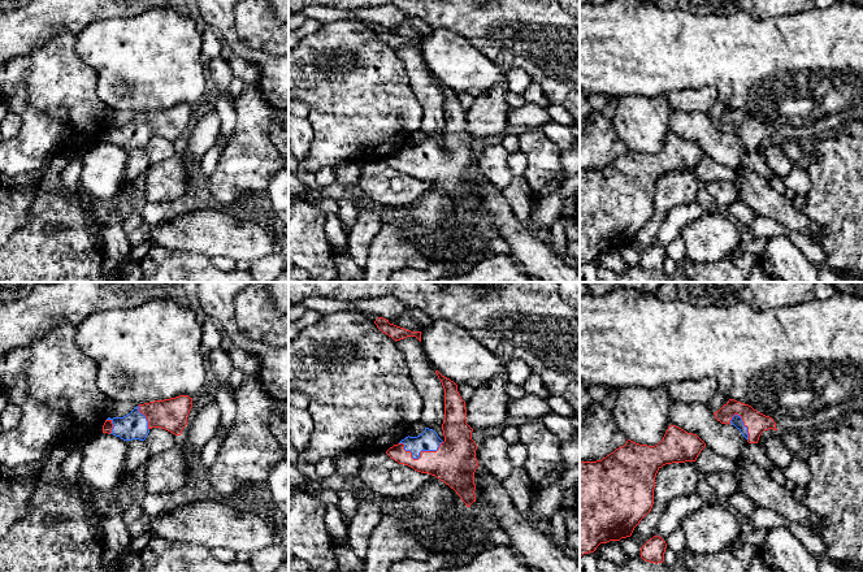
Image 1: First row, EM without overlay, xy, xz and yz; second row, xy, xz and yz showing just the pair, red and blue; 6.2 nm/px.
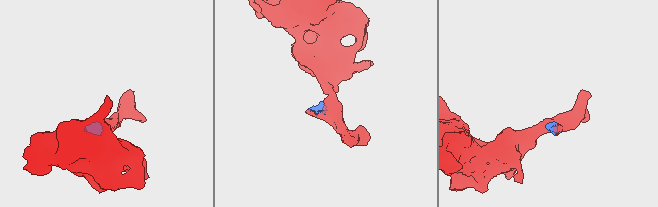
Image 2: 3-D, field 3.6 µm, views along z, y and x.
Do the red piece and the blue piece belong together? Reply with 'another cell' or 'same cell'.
same cell

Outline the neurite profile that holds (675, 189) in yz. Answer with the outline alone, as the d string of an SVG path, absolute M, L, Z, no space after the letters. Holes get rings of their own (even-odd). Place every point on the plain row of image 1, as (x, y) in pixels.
M695 170L672 172L659 177L655 186L652 217L634 237L630 246L643 255L655 244L655 238L668 212L678 205L695 203L698 188L699 181Z

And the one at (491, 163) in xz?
M498 140L490 143L477 153L478 174L499 190L506 188L513 179L508 166L508 156L508 151Z

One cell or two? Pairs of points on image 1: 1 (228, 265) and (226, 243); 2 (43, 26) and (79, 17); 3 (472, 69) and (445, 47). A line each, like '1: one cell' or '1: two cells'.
1: two cells
2: one cell
3: one cell

